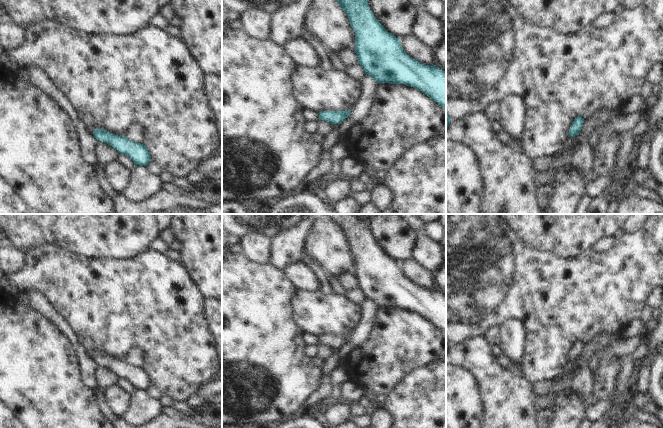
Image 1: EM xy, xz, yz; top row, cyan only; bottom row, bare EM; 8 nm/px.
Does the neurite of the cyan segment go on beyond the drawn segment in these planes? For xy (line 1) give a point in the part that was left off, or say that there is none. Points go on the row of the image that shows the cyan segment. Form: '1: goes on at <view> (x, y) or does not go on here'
1: does not go on here

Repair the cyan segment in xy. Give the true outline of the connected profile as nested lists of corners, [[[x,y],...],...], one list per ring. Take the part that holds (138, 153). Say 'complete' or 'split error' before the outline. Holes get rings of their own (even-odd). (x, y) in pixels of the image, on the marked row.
complete; [[[95,129],[94,137],[112,146],[118,153],[128,156],[135,165],[146,166],[151,161],[151,156],[144,144],[133,142],[124,135],[118,136],[103,129]]]

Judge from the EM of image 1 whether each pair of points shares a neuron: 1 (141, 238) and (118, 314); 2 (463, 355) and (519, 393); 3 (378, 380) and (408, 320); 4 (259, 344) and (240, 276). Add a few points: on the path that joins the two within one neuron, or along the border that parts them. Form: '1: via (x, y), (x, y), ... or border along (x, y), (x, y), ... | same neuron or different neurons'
1: border along (148, 247), (129, 257), (113, 258) | different neurons
2: via (477, 361), (505, 389) | same neuron
3: via (379, 365), (406, 335) | same neuron
4: via (250, 327), (250, 322), (244, 315), (244, 293) | same neuron

